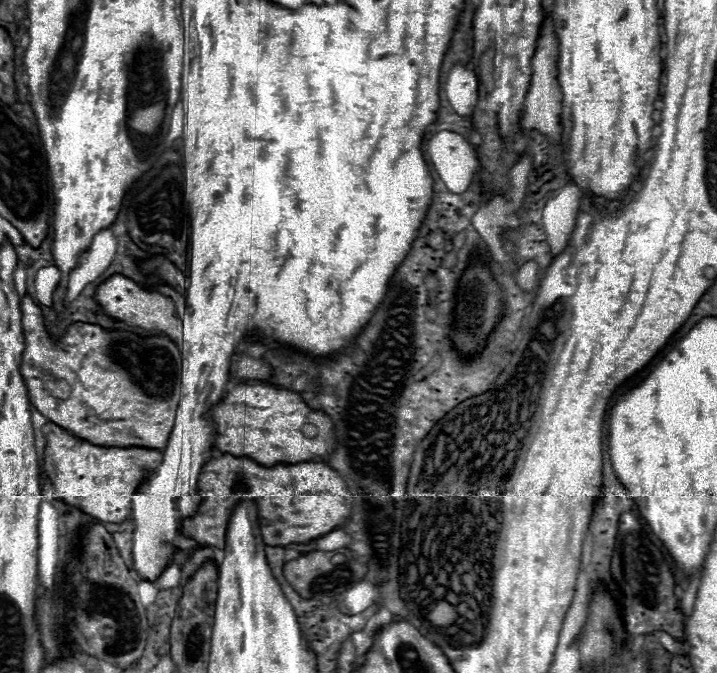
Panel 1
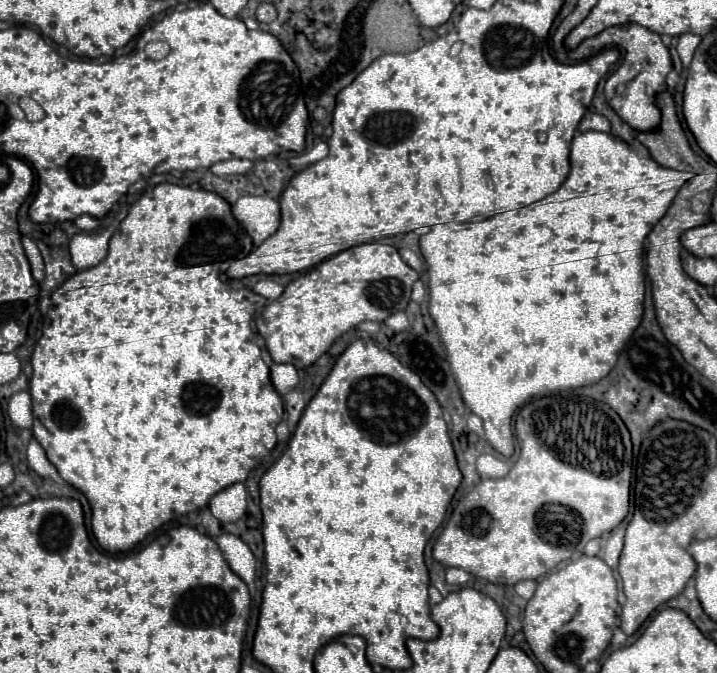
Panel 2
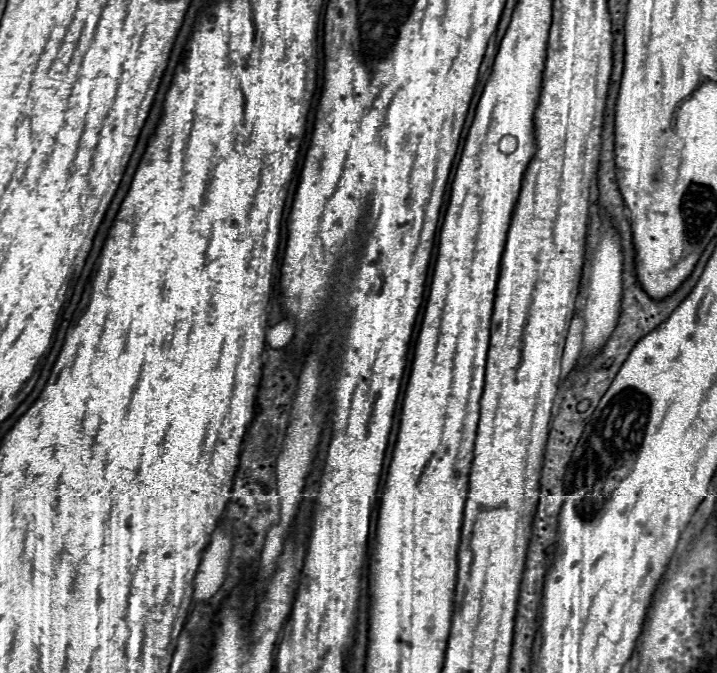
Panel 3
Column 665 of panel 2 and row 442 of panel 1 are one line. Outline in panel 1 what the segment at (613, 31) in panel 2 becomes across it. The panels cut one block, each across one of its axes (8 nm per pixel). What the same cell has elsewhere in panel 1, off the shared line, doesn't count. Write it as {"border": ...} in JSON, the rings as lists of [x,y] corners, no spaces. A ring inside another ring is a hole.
{"border":[[[52,422],[42,426],[42,434],[46,438],[42,470],[50,478],[52,488],[66,504],[80,508],[100,522],[124,522],[130,516],[130,500],[126,498],[128,494],[122,496],[122,490],[138,490],[140,482],[162,462],[160,450],[94,446],[86,440],[78,442],[68,430]]]}

